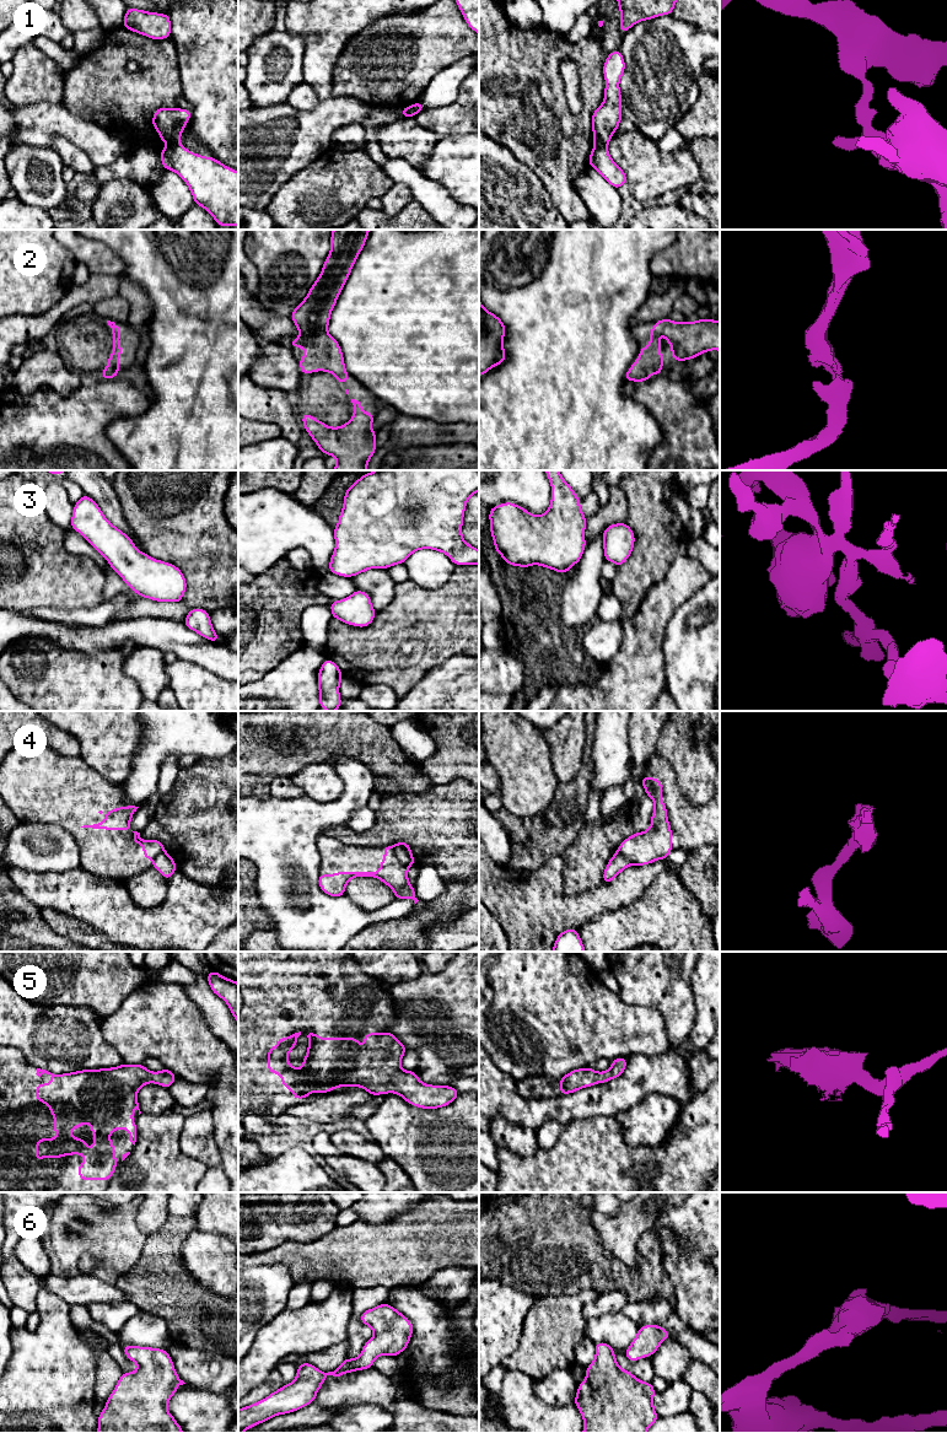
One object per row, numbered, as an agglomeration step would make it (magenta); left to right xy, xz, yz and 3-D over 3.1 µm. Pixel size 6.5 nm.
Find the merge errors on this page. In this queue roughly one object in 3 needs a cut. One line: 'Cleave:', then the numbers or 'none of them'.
Cleave: 1, 4

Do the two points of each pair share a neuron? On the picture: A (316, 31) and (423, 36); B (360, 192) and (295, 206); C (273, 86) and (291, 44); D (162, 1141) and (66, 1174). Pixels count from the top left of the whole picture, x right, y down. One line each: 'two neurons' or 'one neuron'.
A: two neurons
B: one neuron
C: one neuron
D: two neurons

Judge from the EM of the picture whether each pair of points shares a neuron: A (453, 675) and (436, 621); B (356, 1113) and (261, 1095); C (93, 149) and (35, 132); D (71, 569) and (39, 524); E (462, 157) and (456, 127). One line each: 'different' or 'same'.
A: different
B: different
C: same
D: same
E: different

